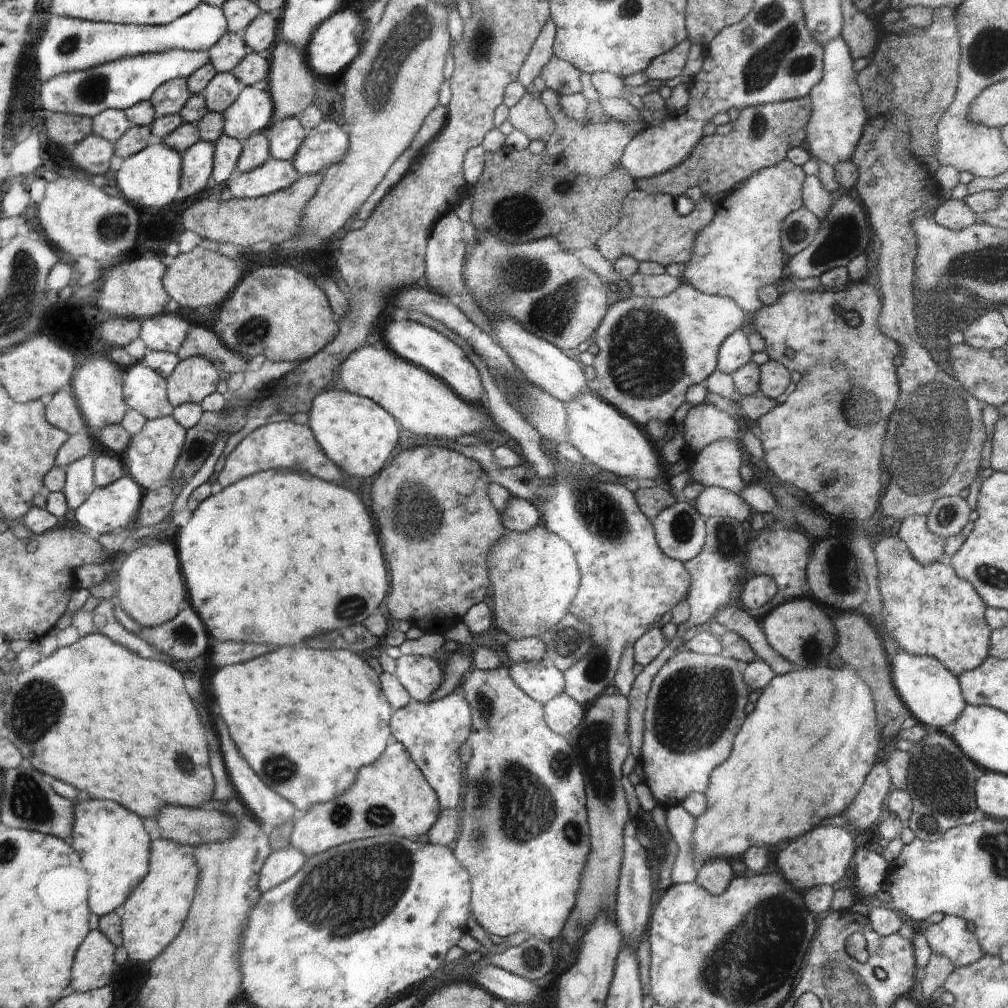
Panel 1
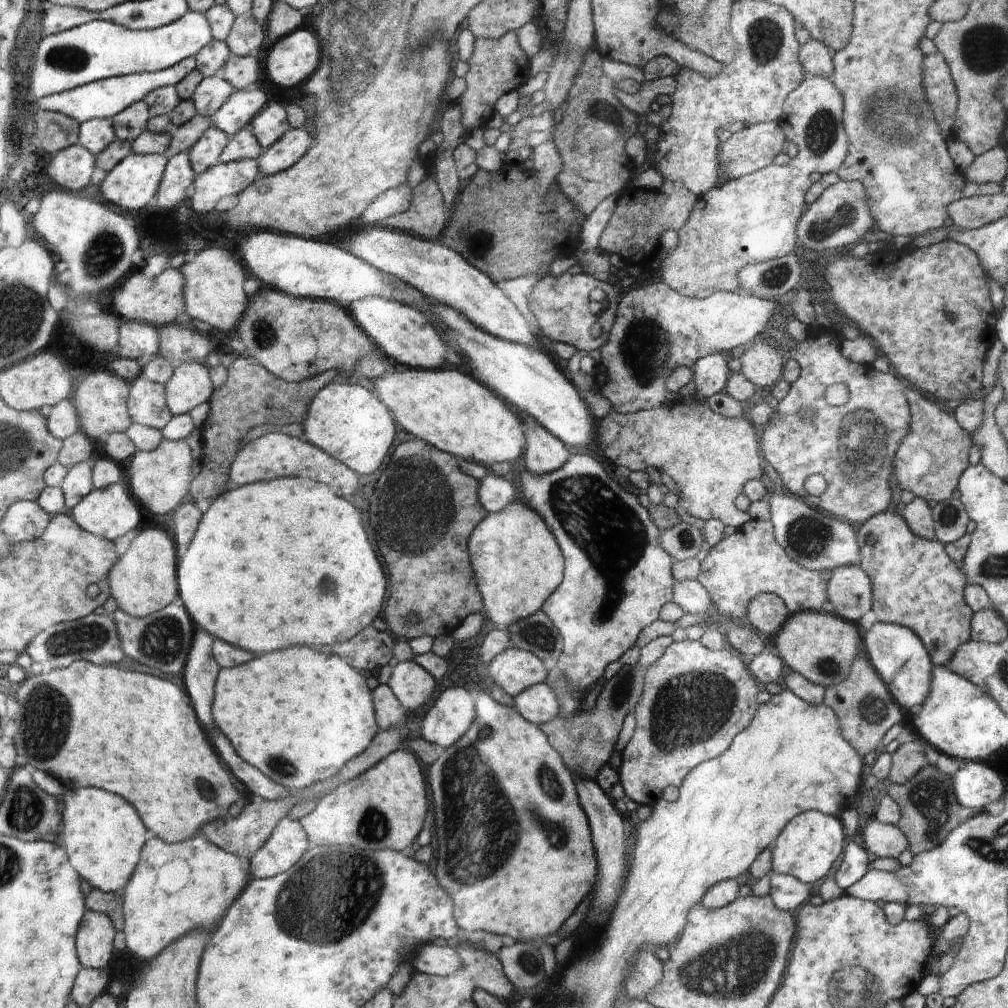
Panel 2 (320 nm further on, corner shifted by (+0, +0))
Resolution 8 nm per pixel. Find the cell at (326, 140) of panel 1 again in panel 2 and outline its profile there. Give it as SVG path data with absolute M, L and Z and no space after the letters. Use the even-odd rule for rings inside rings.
M291 128L257 159L262 164L264 174L273 175L290 169L296 161L307 154L308 149L310 149L310 134L300 128Z

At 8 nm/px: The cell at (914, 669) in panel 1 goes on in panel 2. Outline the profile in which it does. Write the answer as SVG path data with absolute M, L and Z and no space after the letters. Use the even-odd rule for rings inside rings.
M875 621L872 627L864 632L863 641L875 671L886 683L899 706L910 710L912 706L924 704L930 694L934 664L930 652L915 631L897 624Z

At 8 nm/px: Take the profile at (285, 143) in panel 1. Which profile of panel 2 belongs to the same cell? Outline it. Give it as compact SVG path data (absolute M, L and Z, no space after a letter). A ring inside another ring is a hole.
M273 100L267 101L264 108L251 120L250 124L255 137L265 151L291 129L284 105Z

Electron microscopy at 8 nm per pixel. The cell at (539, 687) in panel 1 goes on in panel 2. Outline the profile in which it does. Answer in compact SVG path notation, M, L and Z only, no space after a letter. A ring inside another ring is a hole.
M512 646L490 662L494 683L508 696L518 697L524 690L544 683L548 665L538 655Z

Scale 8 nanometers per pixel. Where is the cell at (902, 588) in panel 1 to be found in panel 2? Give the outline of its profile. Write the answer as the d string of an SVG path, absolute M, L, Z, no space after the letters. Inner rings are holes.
M901 512L875 514L860 526L860 546L864 546L864 562L859 566L874 582L875 602L872 610L876 620L908 627L924 642L934 666L948 665L960 646L971 638L973 610L966 604L963 588L967 575L947 553L946 546L938 539L925 539L907 525Z

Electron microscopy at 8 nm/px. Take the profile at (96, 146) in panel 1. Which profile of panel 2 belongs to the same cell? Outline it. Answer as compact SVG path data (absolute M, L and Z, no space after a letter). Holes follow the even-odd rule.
M79 142L64 148L47 167L49 176L68 190L80 190L91 184L90 177L96 166L94 154Z

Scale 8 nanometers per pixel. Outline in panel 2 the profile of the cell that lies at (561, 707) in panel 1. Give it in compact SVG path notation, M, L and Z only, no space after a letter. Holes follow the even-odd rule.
M540 683L526 689L518 697L514 697L514 707L523 718L535 726L541 726L563 714L564 706L557 698L556 692L546 683Z

